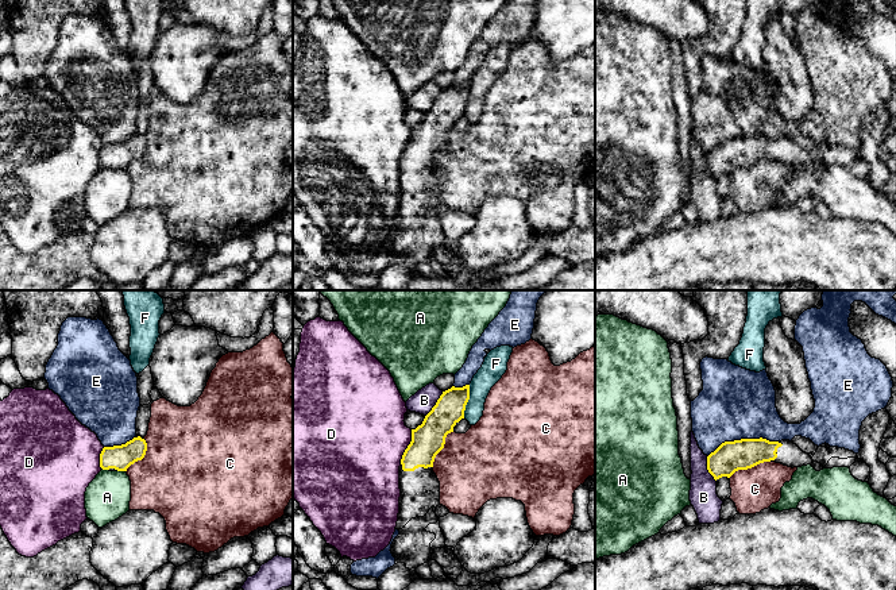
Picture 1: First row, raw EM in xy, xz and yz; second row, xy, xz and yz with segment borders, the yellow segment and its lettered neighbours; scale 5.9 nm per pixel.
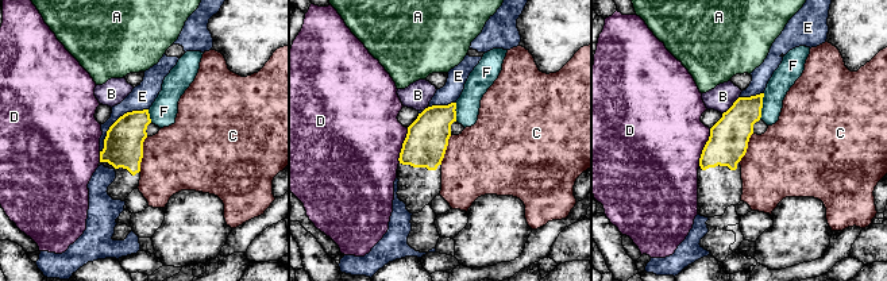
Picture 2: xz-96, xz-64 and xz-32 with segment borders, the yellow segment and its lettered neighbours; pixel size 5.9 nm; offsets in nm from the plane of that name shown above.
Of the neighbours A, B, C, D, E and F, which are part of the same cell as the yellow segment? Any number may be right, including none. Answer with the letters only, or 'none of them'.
none of them

